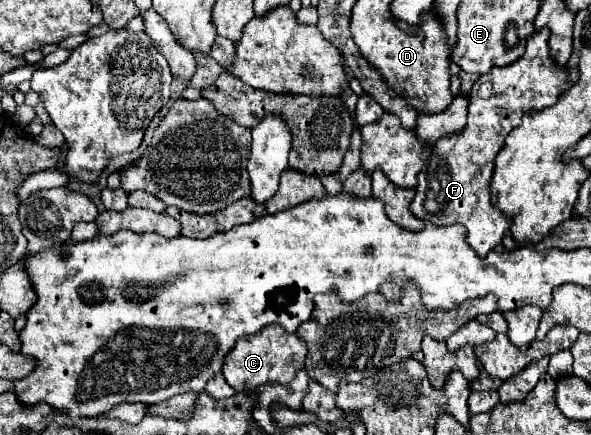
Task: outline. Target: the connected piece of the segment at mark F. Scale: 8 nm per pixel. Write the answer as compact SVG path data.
M537 31L529 37L527 51L517 63L497 67L481 75L469 93L469 115L465 131L449 135L431 149L423 171L419 173L417 193L411 201L411 213L433 225L461 223L467 227L467 241L479 257L485 257L495 245L501 243L509 231L511 221L491 205L489 183L495 165L495 155L501 151L505 137L513 131L521 117L529 111L541 111L557 103L557 97L573 81L573 75L553 65L547 47L549 31Z

